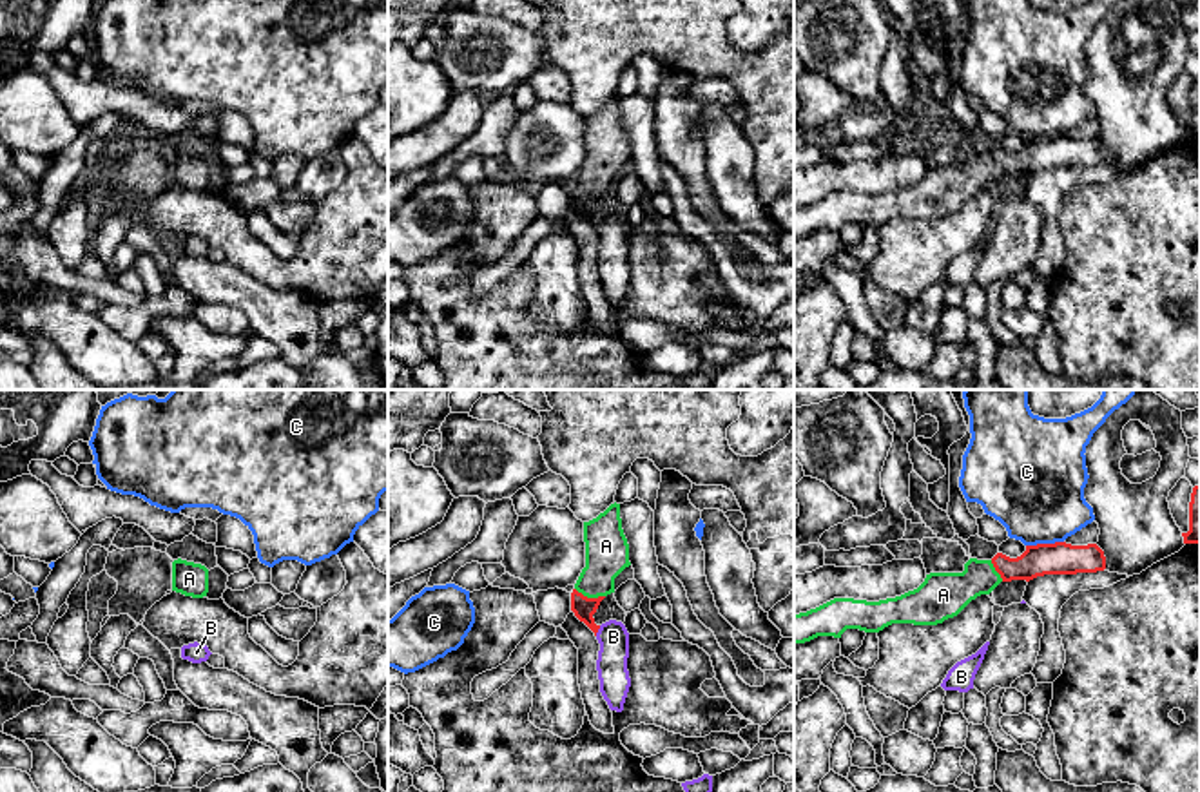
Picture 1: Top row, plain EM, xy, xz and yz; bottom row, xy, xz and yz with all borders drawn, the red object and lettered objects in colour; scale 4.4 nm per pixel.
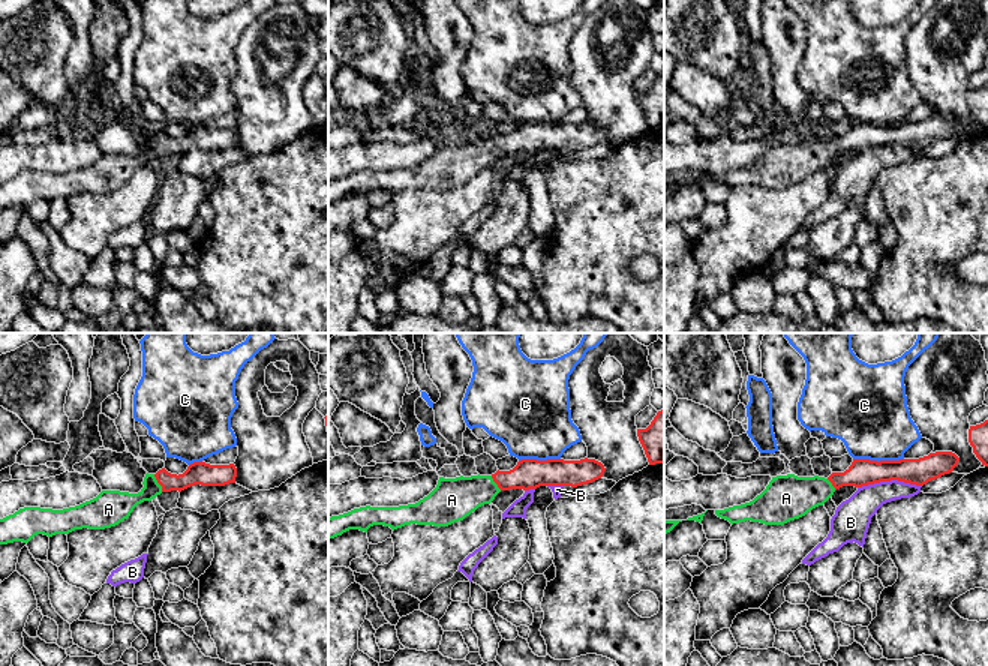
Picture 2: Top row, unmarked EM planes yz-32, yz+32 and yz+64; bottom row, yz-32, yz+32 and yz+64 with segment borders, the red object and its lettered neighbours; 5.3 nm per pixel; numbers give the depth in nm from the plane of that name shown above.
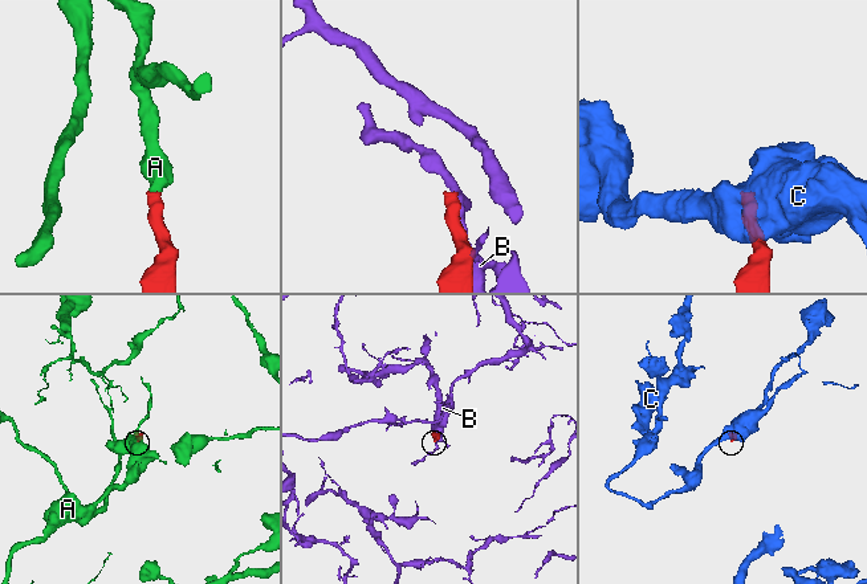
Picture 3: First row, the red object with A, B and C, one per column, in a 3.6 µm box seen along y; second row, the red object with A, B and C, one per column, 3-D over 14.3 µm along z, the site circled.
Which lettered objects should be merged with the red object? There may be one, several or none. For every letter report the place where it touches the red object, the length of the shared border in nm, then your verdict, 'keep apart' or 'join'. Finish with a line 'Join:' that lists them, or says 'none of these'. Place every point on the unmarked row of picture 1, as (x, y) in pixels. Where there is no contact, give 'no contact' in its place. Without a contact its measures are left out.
A: xz (590, 193) | 140 nm | join
B: xz (597, 225) | 50 nm | keep apart
C: yz (1045, 138) | 170 nm | keep apart
Join: A

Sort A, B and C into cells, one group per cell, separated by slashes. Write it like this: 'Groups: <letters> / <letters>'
Groups: A / B / C

